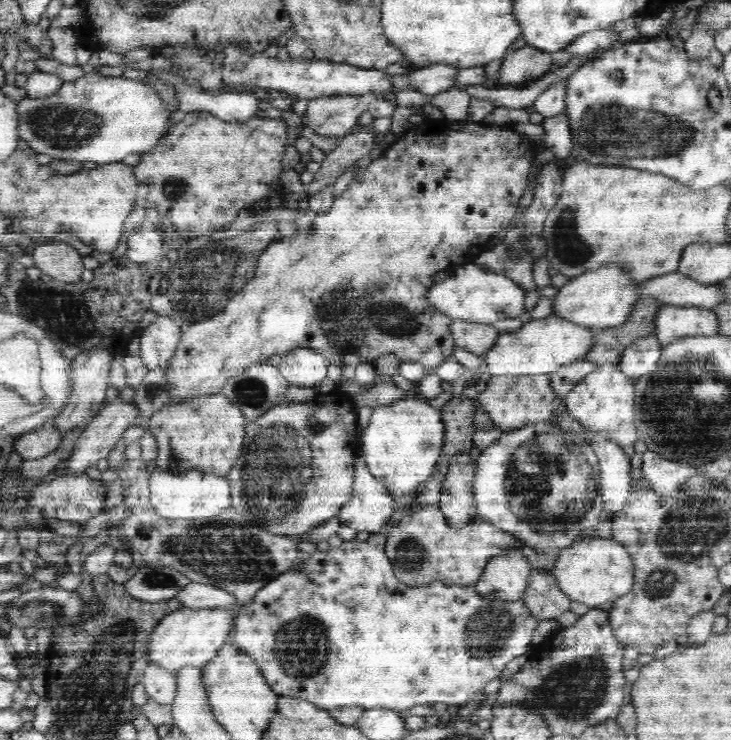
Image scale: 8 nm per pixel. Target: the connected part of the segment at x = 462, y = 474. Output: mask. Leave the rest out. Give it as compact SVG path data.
M464 453L451 457L447 466L437 505L450 528L464 528L478 519L472 488L474 464Z

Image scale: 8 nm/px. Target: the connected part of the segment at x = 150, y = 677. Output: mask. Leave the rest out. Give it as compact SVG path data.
M148 666L143 672L141 683L148 698L158 704L170 704L177 695L177 675L165 671L160 667Z

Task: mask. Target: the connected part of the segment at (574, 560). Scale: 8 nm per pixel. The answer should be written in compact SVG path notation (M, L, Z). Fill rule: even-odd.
M591 536L581 537L568 548L561 549L553 573L558 578L561 589L573 601L590 607L607 600L614 601L630 593L636 582L637 565L632 553L621 541Z

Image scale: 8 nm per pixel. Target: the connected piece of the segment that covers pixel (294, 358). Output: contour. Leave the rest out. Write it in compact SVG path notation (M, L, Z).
M293 348L281 356L279 370L292 385L316 388L327 377L330 364L312 348Z

